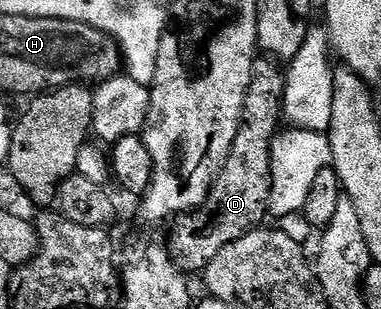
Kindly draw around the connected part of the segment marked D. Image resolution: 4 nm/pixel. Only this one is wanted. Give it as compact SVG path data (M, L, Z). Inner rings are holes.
M256 59L245 94L243 116L239 120L239 129L235 141L231 143L227 160L203 204L186 213L171 232L169 251L180 272L202 273L220 250L264 223L263 216L268 215L267 198L271 188L271 143L277 131L275 119L278 121L281 116L284 79L284 69L274 59Z

